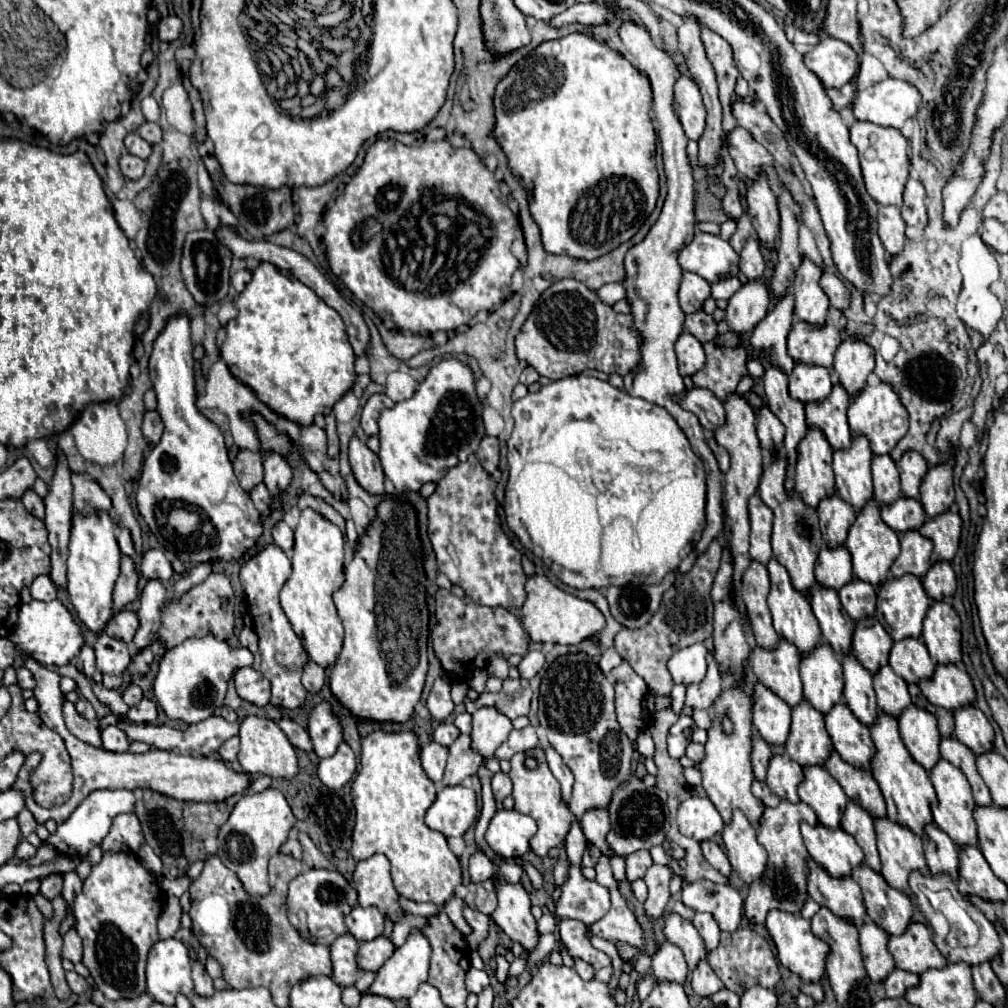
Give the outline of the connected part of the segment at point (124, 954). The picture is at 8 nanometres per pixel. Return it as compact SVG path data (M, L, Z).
M106 851L102 855L102 861L96 863L90 871L90 875L84 879L84 889L80 895L76 895L70 913L74 915L74 929L82 937L84 943L84 957L82 963L90 969L90 975L96 981L96 987L108 997L136 997L146 991L146 955L150 947L158 941L156 921L160 917L162 905L160 901L150 893L150 889L156 887L156 877L142 867L136 855L132 853L110 853Z

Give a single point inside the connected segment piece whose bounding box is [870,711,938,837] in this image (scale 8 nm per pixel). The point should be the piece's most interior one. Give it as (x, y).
(909, 794)

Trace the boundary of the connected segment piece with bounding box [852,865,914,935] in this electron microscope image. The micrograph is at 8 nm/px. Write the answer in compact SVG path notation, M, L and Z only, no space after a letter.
M866 865L858 867L852 879L862 889L868 917L888 935L902 935L912 923L914 915L912 899L888 887L888 883L884 883L884 877L880 873L874 873Z

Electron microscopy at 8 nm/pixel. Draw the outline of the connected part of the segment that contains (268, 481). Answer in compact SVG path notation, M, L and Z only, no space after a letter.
M264 451L264 485L272 495L282 495L292 479L292 467L276 451Z

